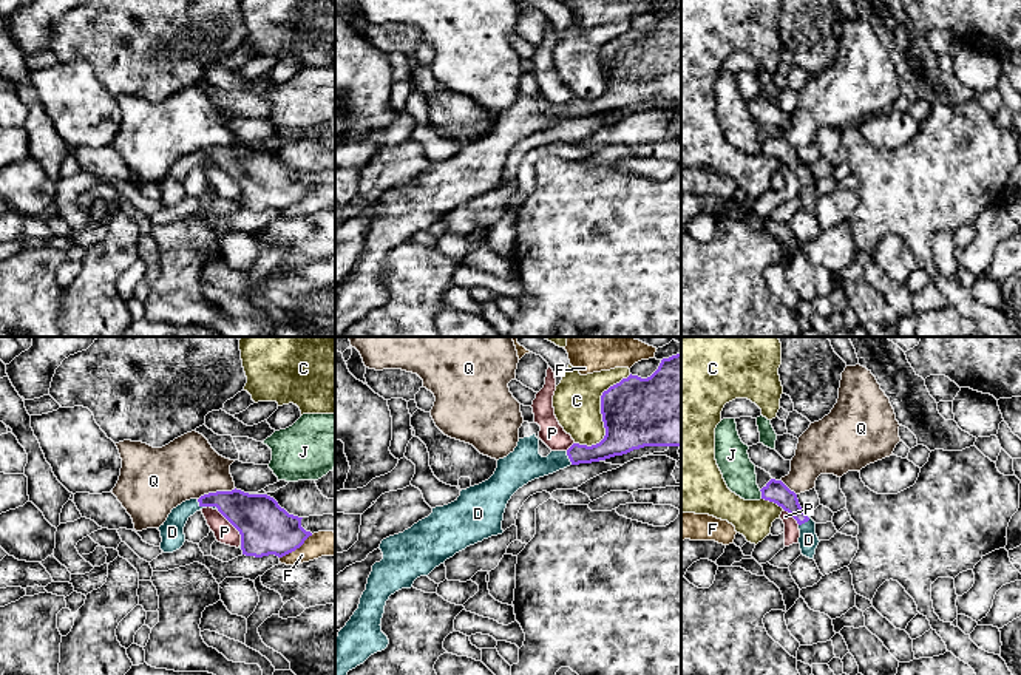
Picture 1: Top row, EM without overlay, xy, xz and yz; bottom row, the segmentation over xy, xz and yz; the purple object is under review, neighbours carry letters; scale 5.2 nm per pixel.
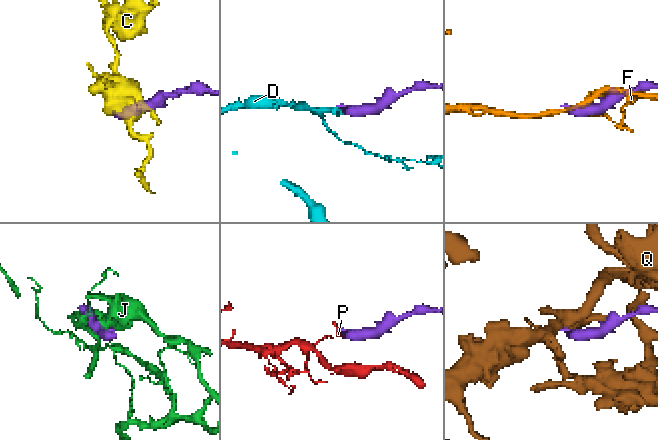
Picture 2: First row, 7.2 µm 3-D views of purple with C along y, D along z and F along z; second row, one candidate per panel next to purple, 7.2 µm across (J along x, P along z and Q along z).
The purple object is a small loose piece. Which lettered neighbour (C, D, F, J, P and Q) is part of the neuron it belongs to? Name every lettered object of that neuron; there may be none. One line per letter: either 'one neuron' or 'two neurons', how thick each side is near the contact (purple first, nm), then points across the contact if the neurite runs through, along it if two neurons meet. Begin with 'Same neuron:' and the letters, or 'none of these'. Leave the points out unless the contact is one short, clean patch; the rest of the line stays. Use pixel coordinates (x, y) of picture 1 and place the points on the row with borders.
Same neuron: D
C: two neurons; 360 nm thick on the purple side, 240 nm on the other
D: one neuron; 120 nm thick on the purple side, 100 nm on the other; runs through yz (776, 491), (807, 521), (808, 539)
F: two neurons; 280 nm thick on the purple side, 130 nm on the other
J: two neurons; 120 nm thick on the purple side, 170 nm on the other
P: two neurons; 280 nm thick on the purple side, 110 nm on the other; border along xy (217, 510), (238, 532), (241, 544)
Q: two neurons; 240 nm thick on the purple side, 320 nm on the other; border along xy (235, 488), (204, 493), (198, 499)

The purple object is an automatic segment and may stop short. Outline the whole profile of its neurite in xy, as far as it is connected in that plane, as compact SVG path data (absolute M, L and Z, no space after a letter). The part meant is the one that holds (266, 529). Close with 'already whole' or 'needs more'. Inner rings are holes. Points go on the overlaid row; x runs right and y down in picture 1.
M241 490L216 491L190 499L171 510L159 527L161 550L173 553L185 542L184 527L190 516L202 508L218 510L241 534L246 556L263 558L275 555L283 558L312 536L301 527L298 516L289 514L267 494L249 494Z | needs more

